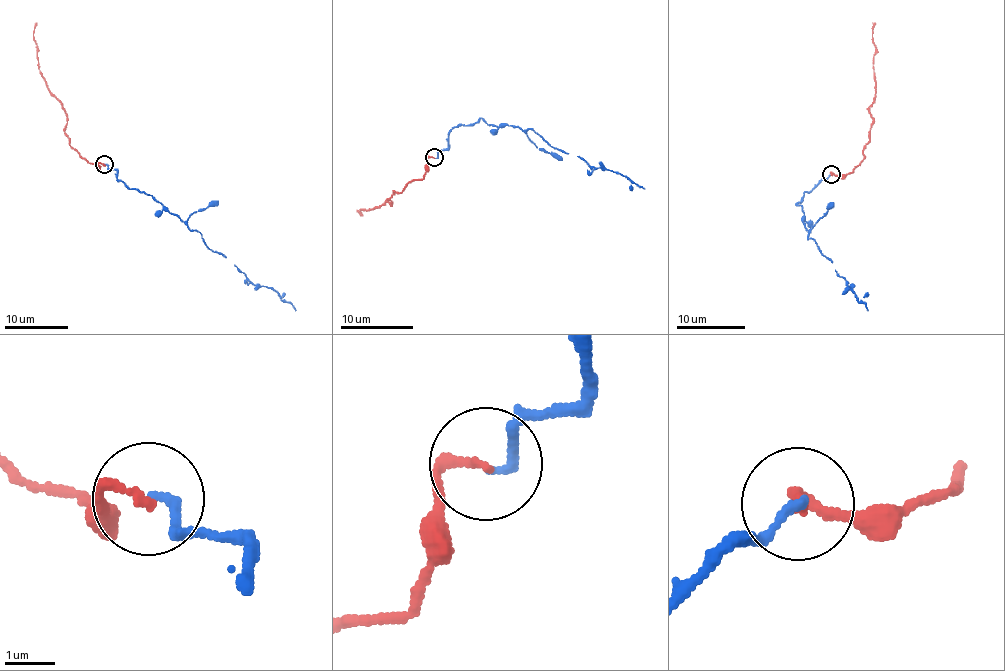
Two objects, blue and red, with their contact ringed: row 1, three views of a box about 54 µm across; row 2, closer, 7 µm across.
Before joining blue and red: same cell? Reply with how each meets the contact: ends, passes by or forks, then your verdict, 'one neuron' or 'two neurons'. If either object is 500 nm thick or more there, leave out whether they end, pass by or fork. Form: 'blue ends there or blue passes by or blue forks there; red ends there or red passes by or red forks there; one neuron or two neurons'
blue ends there; red ends there; one neuron

